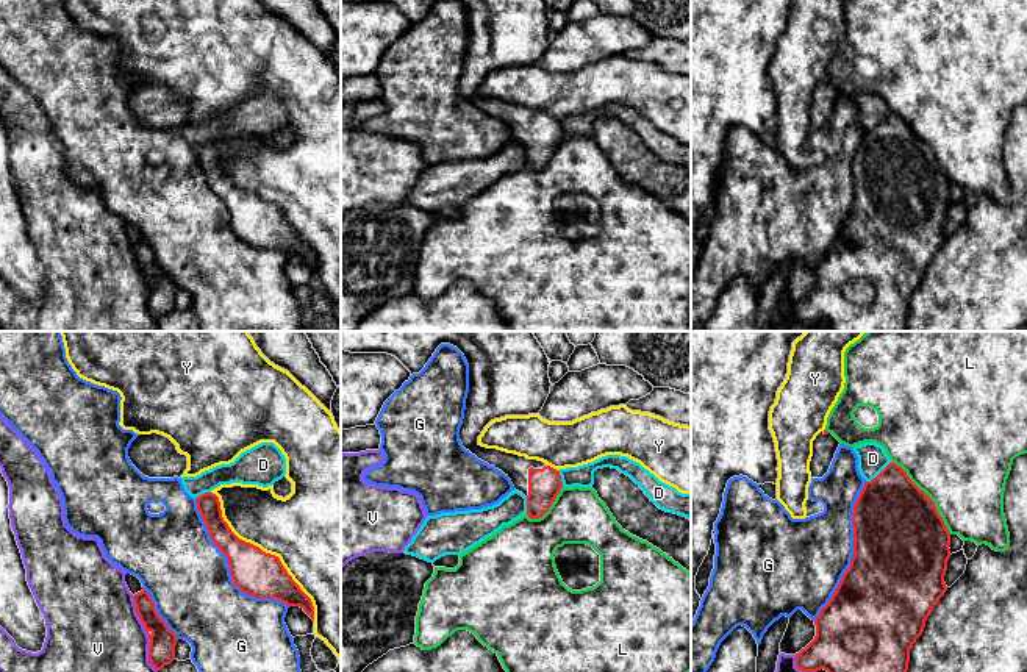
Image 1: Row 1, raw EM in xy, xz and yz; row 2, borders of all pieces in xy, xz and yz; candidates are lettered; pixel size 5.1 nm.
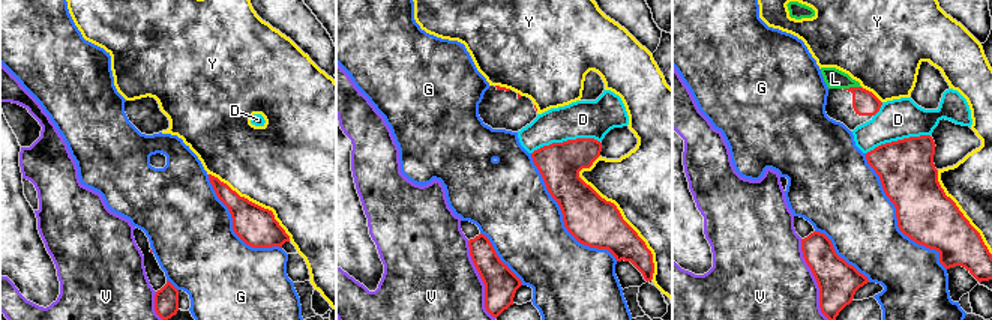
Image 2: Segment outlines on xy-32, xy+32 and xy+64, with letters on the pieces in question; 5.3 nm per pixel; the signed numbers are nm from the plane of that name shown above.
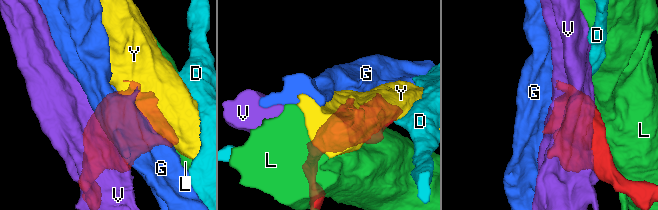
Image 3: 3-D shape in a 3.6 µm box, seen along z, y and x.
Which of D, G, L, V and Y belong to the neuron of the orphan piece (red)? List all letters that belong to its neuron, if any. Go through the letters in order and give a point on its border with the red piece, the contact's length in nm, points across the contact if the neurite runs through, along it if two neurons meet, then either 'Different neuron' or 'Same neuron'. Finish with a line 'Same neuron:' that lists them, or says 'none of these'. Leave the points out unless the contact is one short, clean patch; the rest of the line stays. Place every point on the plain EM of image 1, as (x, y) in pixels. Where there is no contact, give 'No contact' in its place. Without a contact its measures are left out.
D: Touches red at yz (879, 124). Shared border 170 nm. Different neuron
G: Touches red at xy (230, 218). Shared border 750 nm. Different neuron
L: Touches red at yz (927, 146). Shared border 480 nm. Different neuron
V: Touches red at xy (147, 283). Shared border 420 nm. Different neuron
Y: Touches red at xy (264, 202). Shared border 850 nm. Different neuron
Same neuron: none of these

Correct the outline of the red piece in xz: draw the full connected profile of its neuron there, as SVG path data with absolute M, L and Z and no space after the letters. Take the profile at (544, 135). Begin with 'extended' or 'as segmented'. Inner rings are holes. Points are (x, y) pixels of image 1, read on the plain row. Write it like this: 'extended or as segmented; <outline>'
extended; M460 0L469 14L469 42L460 91L478 109L502 120L527 147L530 169L542 167L563 138L560 120L478 94L485 77L505 66L539 64L549 44L544 0Z

